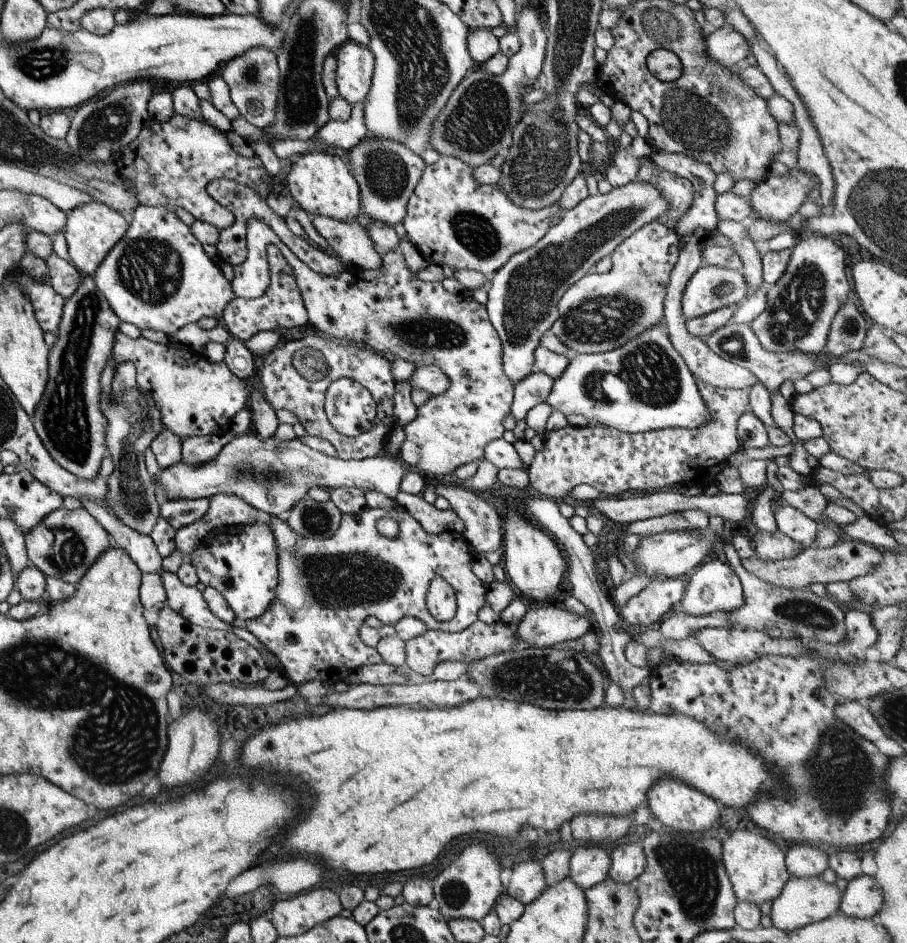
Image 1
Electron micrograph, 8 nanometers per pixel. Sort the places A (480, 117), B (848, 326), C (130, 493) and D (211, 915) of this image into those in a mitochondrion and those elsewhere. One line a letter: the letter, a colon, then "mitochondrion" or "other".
A: mitochondrion
B: mitochondrion
C: mitochondrion
D: other

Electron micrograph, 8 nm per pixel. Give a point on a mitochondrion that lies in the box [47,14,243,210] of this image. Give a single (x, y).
(112, 118)

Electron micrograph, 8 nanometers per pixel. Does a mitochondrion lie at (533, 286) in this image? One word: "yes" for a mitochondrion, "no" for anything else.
yes

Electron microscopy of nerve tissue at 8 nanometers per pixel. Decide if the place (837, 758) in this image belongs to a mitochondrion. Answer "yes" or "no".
yes

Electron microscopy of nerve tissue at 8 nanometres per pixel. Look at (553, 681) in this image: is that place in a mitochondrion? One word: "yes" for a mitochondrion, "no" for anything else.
yes

